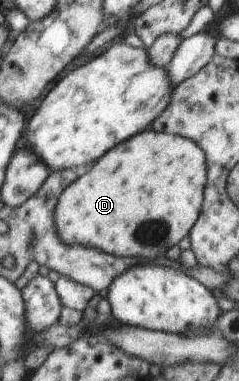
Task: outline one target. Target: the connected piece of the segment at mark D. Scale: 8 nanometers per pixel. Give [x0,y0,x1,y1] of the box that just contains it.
[55,128,207,260]

